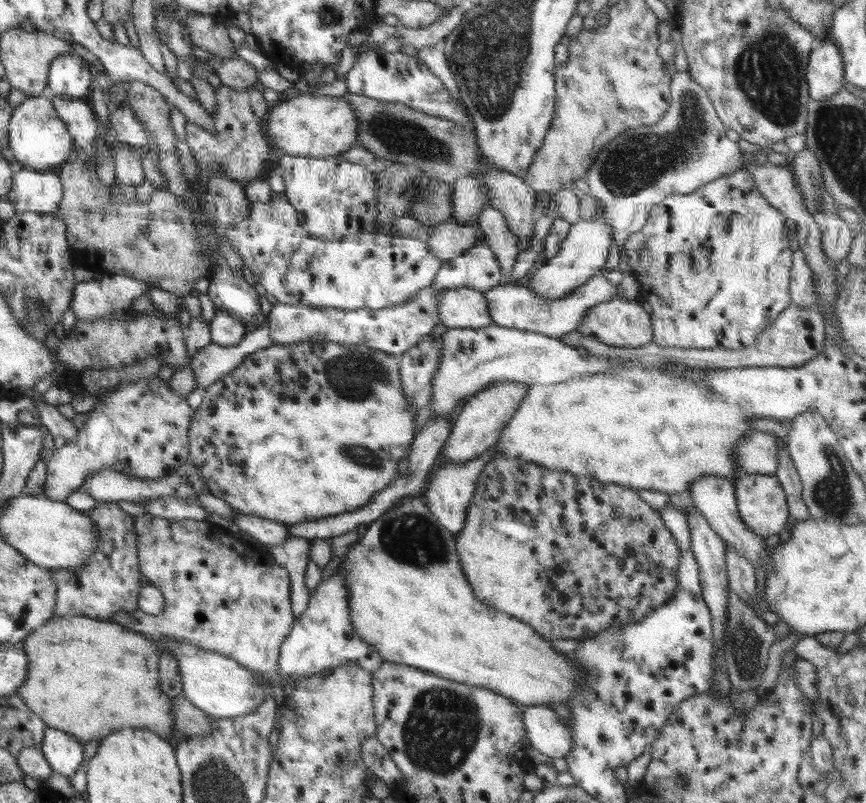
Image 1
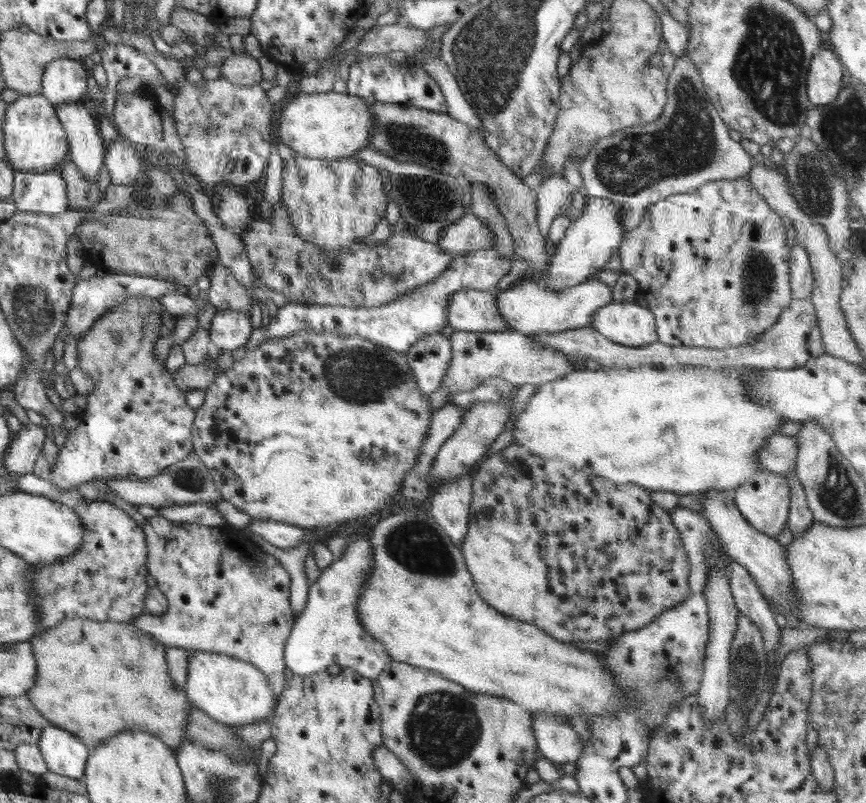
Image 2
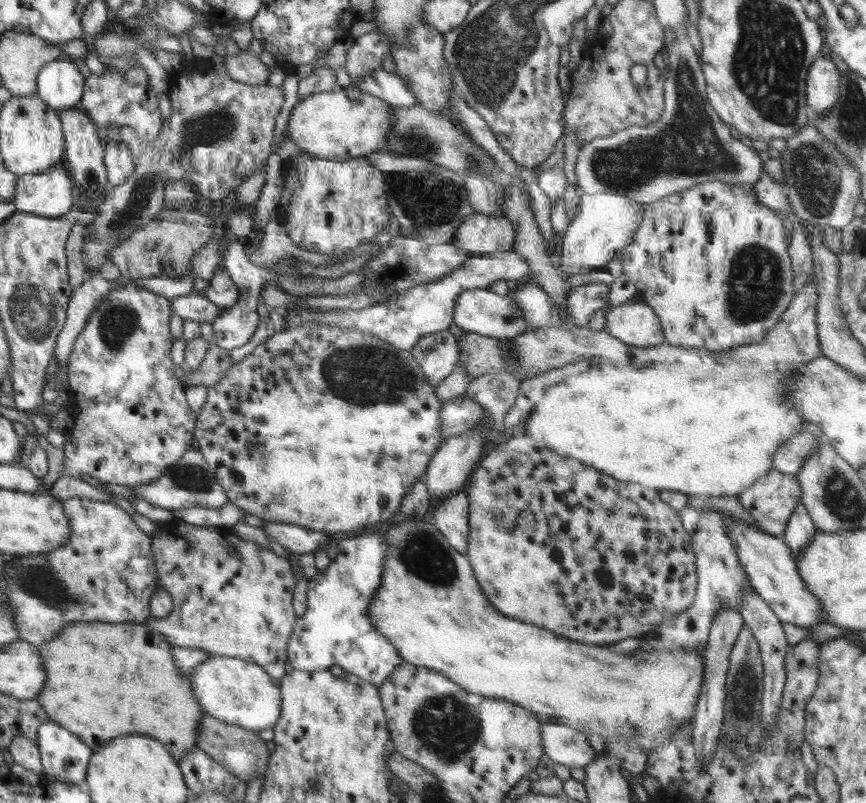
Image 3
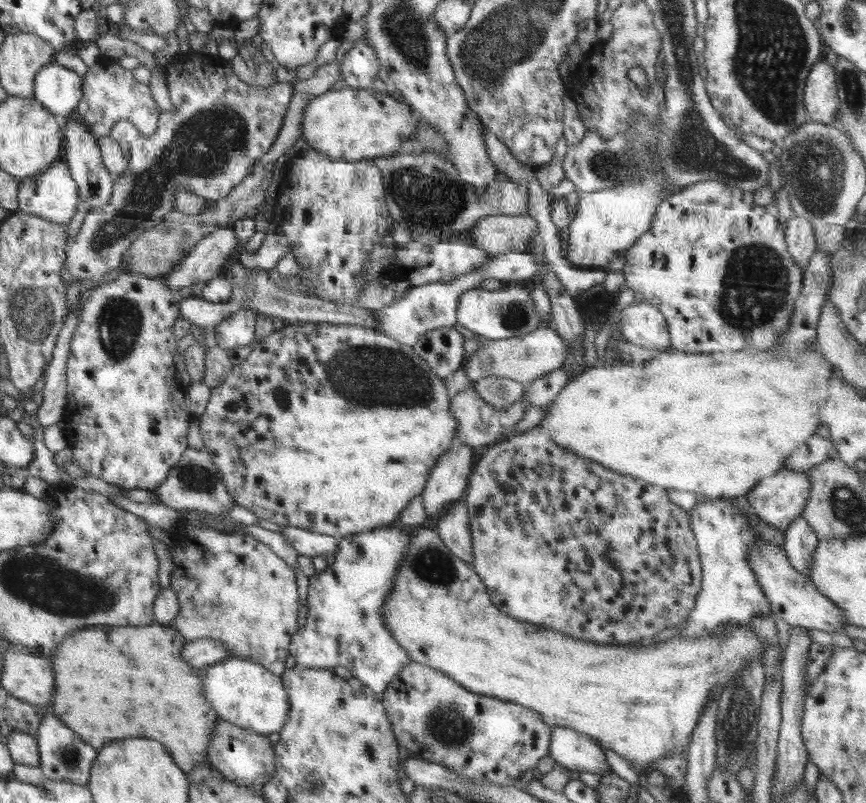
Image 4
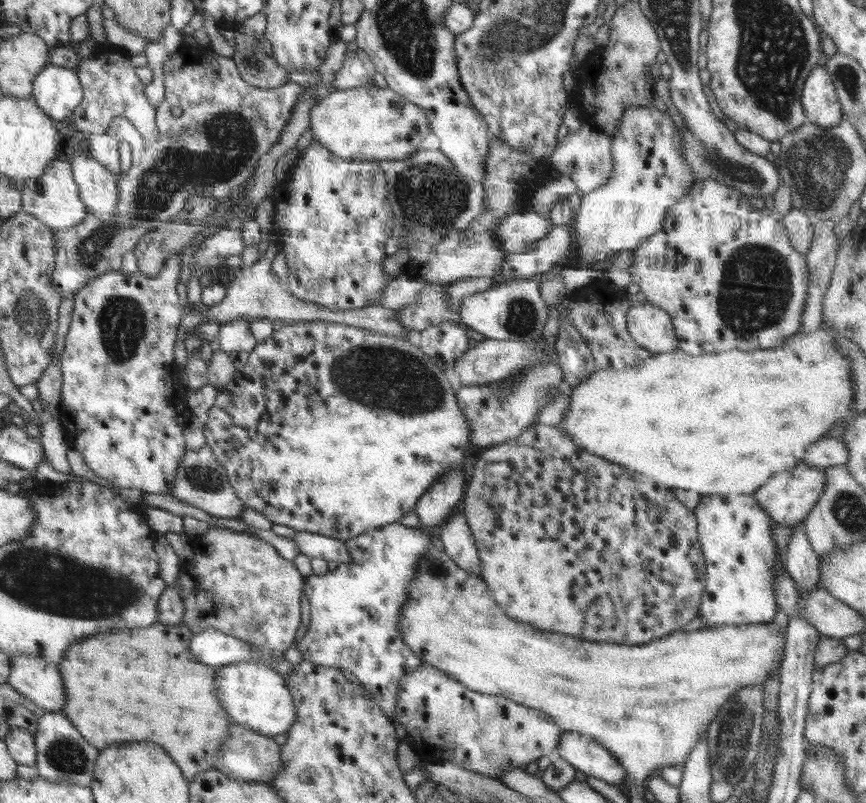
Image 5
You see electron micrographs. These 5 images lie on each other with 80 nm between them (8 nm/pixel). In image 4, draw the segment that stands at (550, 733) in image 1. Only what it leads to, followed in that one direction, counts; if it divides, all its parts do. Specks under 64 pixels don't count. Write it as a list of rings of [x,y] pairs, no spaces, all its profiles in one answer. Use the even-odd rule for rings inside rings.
[[[552,727],[548,752],[568,770],[614,774],[598,742],[576,730]]]

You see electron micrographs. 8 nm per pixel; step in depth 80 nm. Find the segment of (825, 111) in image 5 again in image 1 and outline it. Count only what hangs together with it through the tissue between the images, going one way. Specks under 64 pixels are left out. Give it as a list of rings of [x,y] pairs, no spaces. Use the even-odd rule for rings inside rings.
[[[832,40],[822,42],[808,57],[806,76],[810,100],[821,101],[836,96],[845,84],[843,72],[839,48]]]

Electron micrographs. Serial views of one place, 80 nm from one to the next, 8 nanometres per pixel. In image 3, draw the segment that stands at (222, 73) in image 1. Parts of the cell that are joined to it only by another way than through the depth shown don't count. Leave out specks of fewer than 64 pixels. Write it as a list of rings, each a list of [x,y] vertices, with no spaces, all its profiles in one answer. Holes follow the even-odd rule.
[[[241,50],[234,56],[227,56],[224,69],[230,78],[247,85],[264,85],[272,69],[267,66],[250,50]]]

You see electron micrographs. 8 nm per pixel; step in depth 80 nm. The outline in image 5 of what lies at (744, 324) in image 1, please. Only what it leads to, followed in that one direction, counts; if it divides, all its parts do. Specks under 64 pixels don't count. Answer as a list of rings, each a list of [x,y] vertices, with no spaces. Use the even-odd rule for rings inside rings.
[[[697,180],[683,199],[680,199],[676,204],[668,208],[666,220],[662,223],[662,230],[658,230],[650,238],[646,238],[639,247],[633,250],[634,262],[632,262],[632,266],[629,268],[632,284],[640,288],[640,292],[646,297],[646,302],[659,306],[671,316],[675,335],[678,339],[677,347],[688,355],[700,356],[704,352],[706,354],[720,353],[730,349],[751,351],[774,348],[782,346],[785,338],[792,336],[800,328],[802,311],[804,310],[806,296],[808,296],[808,284],[810,282],[807,256],[796,253],[790,247],[788,231],[786,231],[777,215],[764,214],[761,209],[754,208],[749,203],[749,199],[749,196],[738,189],[733,189],[717,180]]]

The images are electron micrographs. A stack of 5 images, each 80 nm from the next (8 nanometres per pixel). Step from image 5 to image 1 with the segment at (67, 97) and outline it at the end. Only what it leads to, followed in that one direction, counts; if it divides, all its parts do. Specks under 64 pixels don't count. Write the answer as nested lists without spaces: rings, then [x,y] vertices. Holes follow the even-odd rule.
[[[75,53],[61,54],[51,65],[49,74],[51,96],[84,96],[90,90],[90,68]]]

